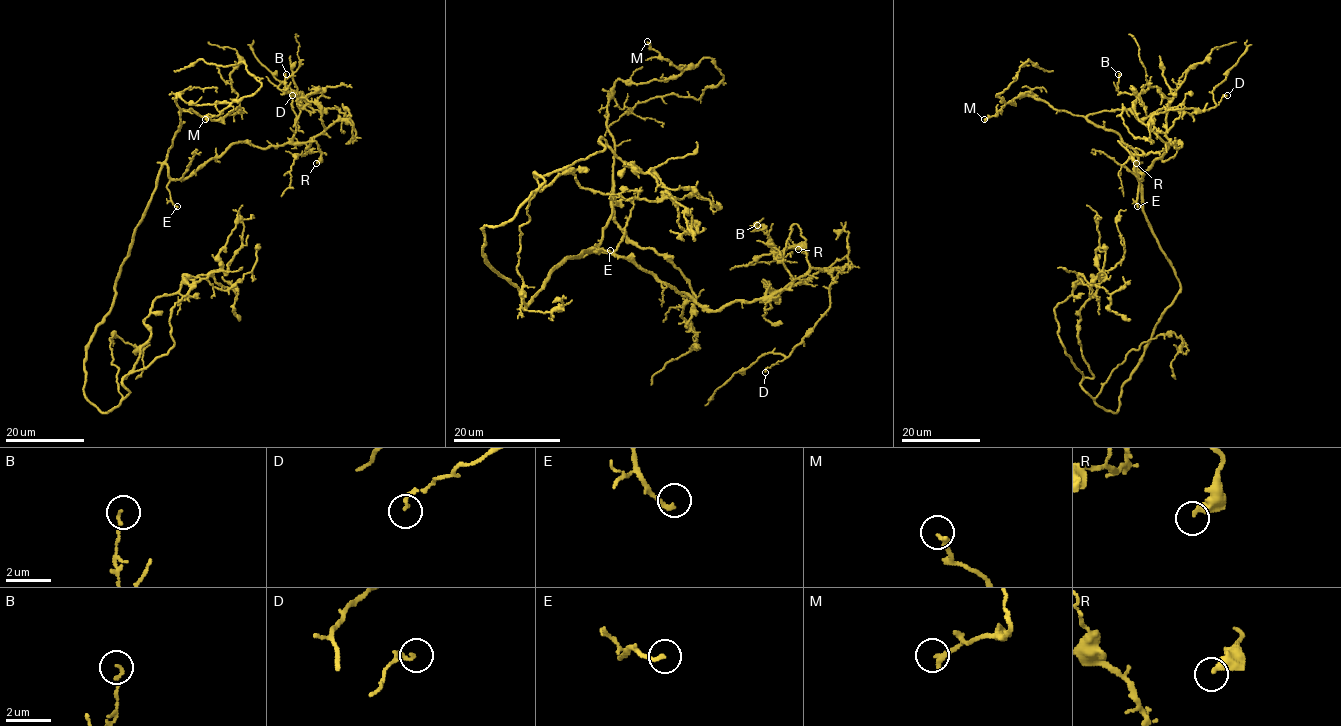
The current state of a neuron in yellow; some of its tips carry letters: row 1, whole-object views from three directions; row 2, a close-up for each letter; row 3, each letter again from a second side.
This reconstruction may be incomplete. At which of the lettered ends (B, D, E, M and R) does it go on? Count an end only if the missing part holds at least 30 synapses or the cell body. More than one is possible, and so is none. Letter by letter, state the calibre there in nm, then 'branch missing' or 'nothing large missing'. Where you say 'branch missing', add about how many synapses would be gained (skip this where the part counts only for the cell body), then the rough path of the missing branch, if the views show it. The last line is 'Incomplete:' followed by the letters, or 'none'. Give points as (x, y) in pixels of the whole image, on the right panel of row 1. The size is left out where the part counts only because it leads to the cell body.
B: calibre 110 nm; nothing large missing
D: calibre 160 nm; nothing large missing
E: calibre 180 nm; branch missing; 45 synapses; course (1137, 206), (1147, 207), (1150, 210), (1149, 258), (1166, 278)
M: calibre 240 nm; nothing large missing
R: calibre 340 nm; nothing large missing
Incomplete: E

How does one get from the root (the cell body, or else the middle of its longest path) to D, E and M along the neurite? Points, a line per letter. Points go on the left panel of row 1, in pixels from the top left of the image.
D: (121, 265), (164, 164), (172, 178), (187, 178), (234, 143), (305, 143), (346, 117), (292, 95)
E: (121, 265), (164, 164), (170, 179), (167, 186), (170, 199), (177, 206)
M: (121, 265), (178, 131), (181, 111), (175, 96), (197, 105), (230, 103), (217, 116), (205, 119)

